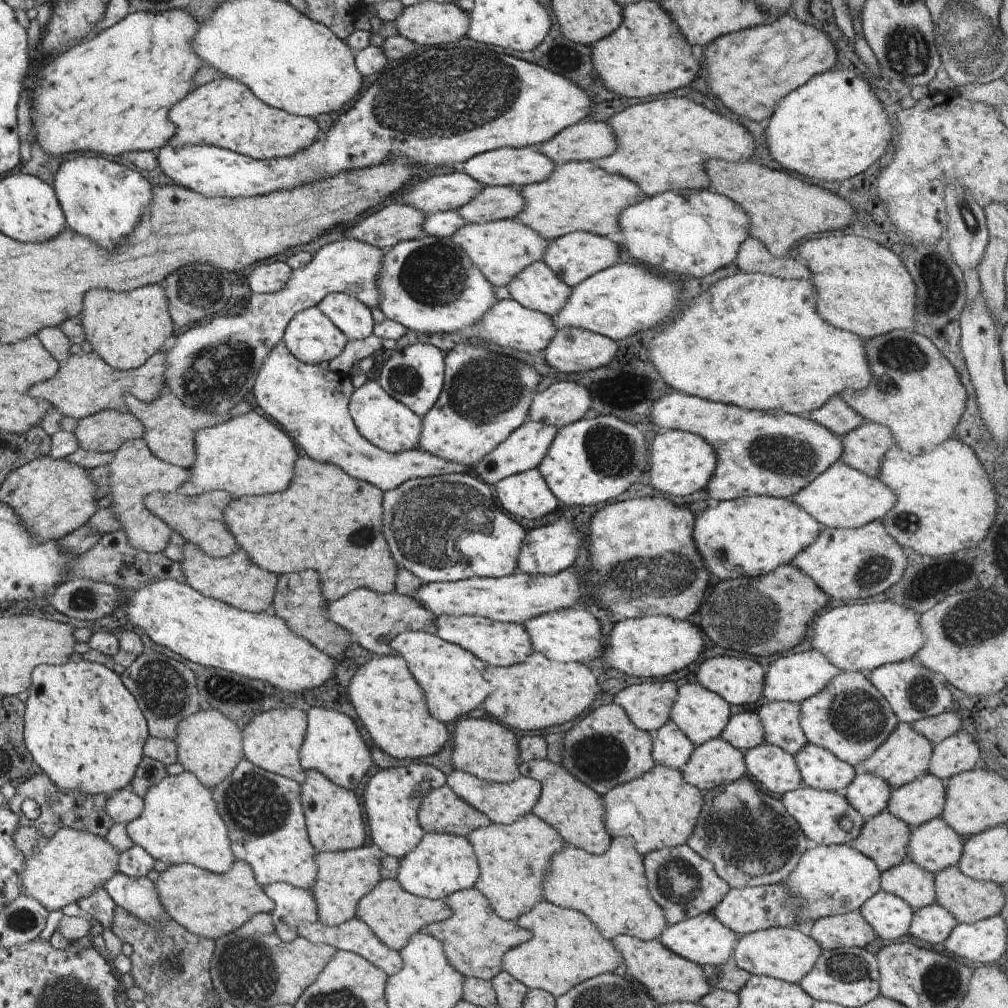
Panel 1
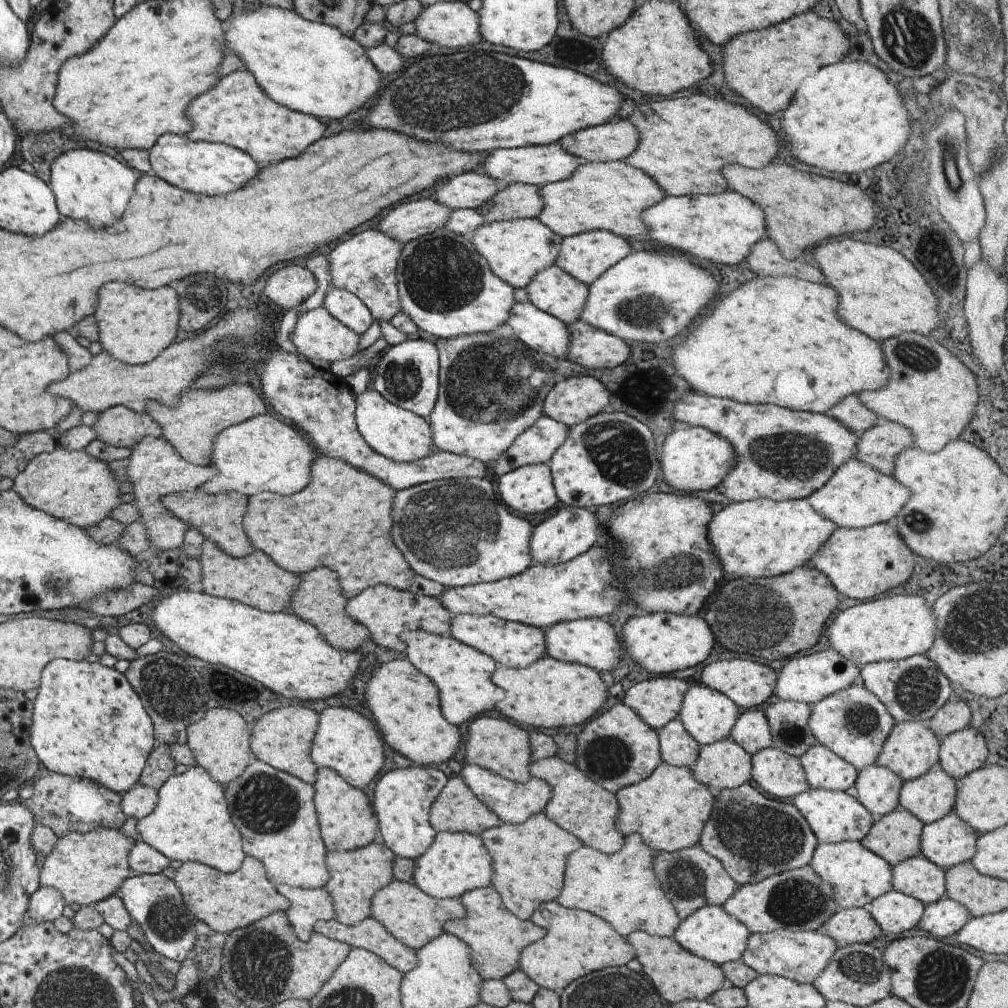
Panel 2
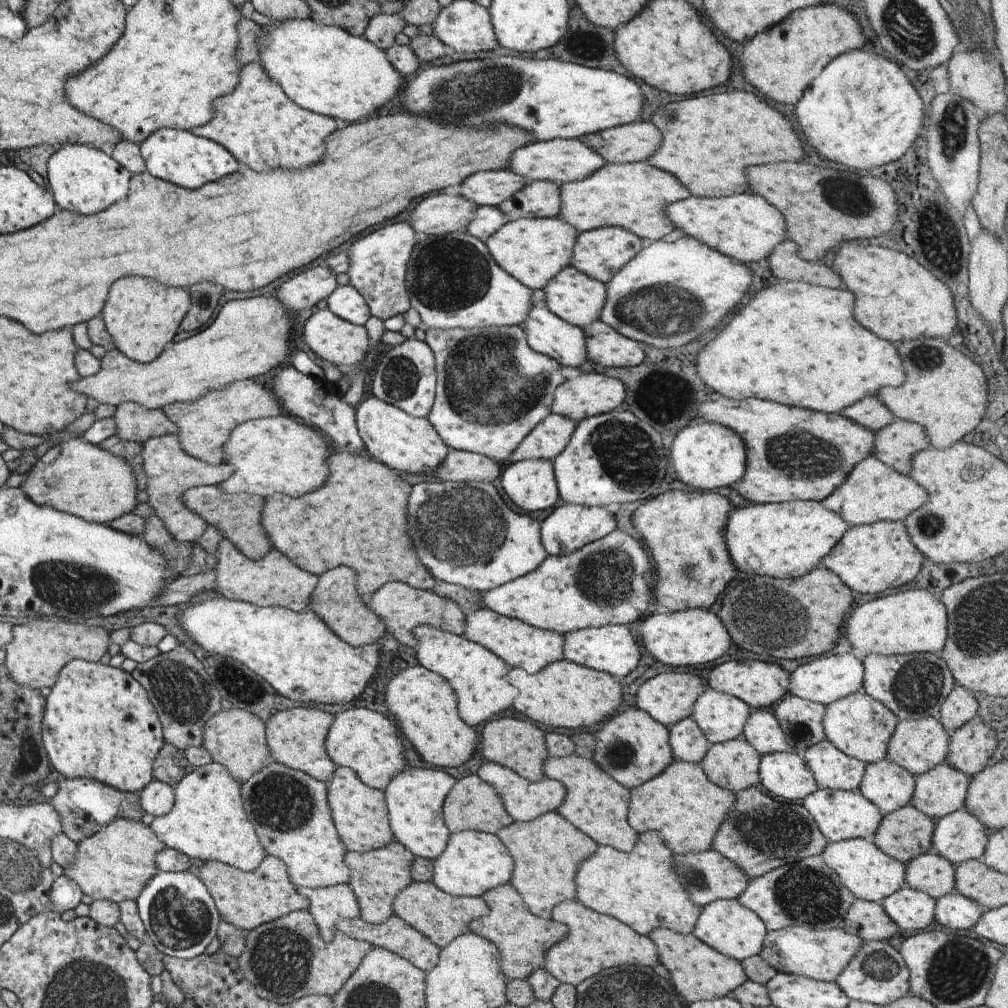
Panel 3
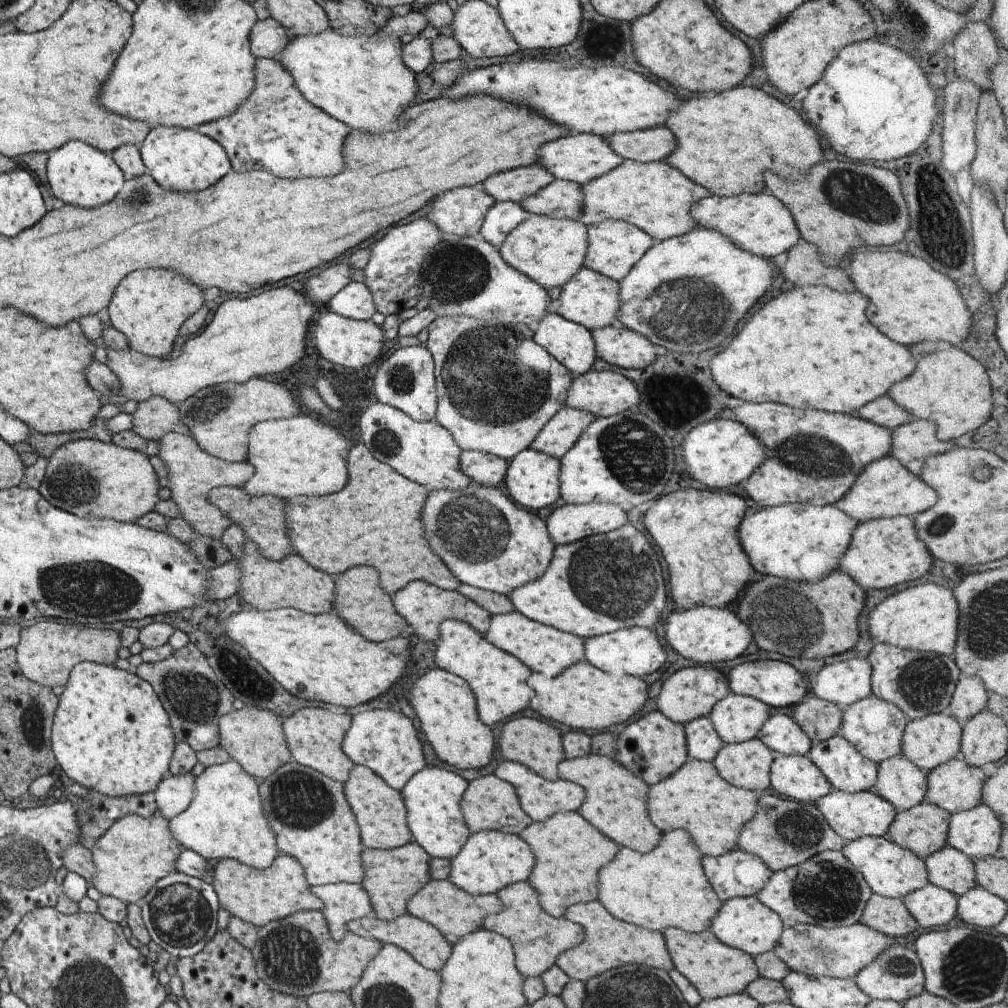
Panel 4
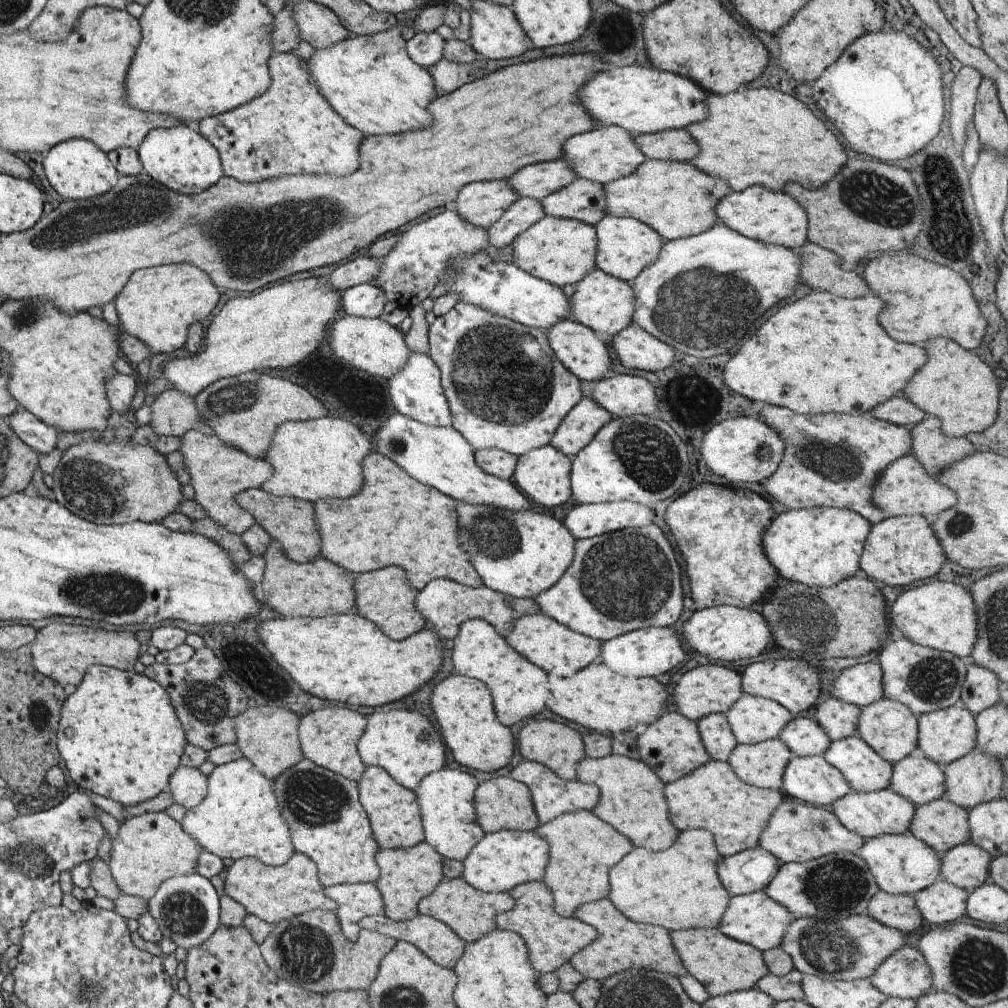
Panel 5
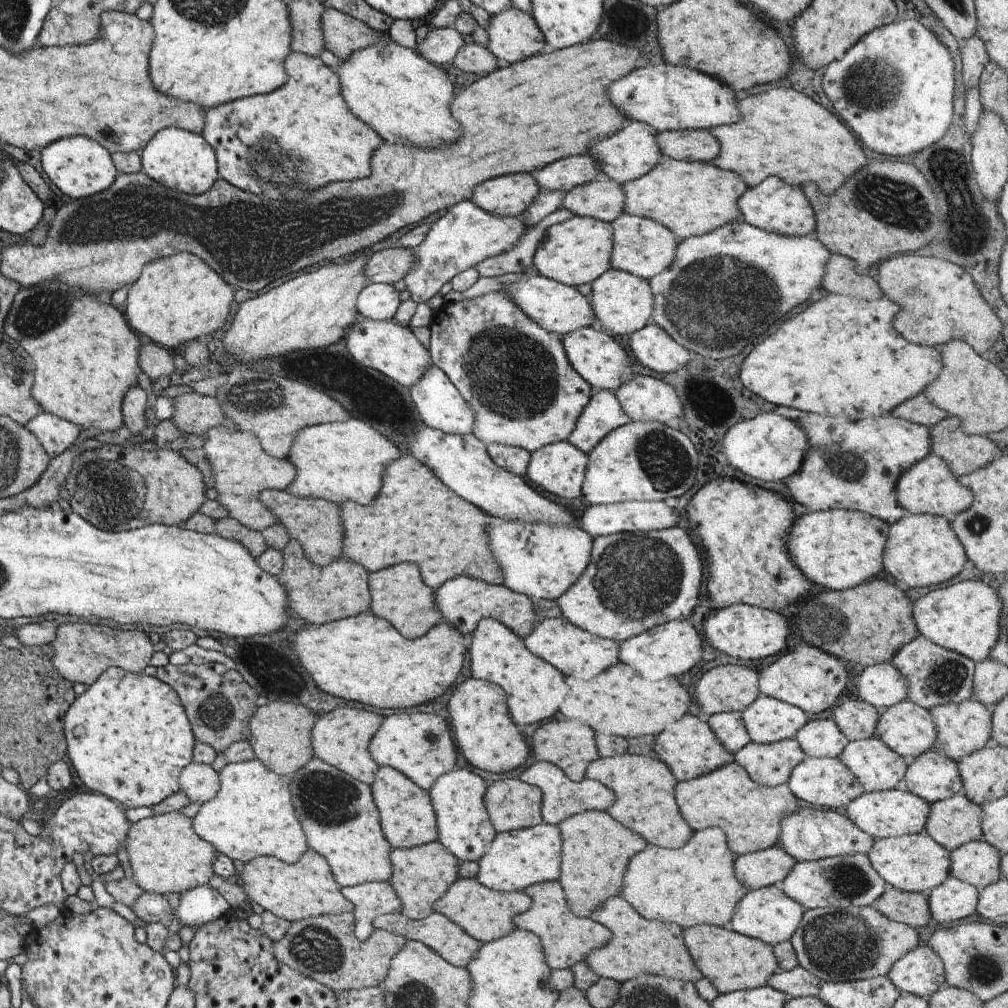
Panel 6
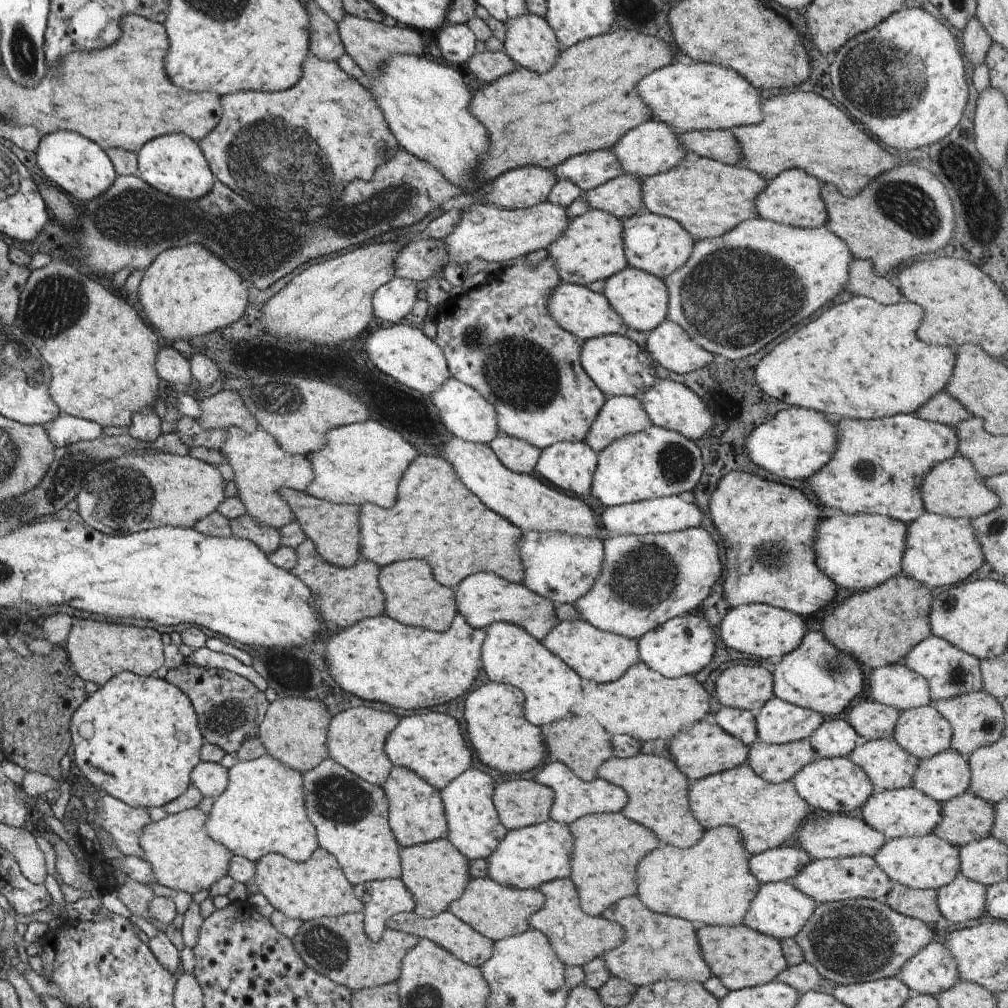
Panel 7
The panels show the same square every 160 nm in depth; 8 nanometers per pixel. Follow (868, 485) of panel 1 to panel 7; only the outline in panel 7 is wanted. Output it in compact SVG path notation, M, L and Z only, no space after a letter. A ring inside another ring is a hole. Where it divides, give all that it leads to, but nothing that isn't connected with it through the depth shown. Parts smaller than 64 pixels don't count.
M960 454L934 465L925 476L921 487L926 512L971 520L992 512L999 506L1000 497L991 491L984 481L985 478L978 472L974 463Z

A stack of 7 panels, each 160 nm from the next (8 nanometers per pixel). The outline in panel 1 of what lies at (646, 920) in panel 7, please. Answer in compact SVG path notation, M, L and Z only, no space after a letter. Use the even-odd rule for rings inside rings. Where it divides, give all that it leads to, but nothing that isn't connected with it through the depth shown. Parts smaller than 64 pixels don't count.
M543 900L515 923L530 930L532 937L502 956L502 971L508 972L529 990L543 989L555 998L560 997L586 980L613 973L622 962L612 941L603 938L590 918L582 912Z

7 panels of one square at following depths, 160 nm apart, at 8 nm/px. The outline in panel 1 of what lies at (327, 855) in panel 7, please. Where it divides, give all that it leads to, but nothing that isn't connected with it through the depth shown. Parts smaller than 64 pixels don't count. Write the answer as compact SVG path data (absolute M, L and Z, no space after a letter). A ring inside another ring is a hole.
M237 860L234 862L233 868L224 874L212 873L190 863L168 865L164 872L160 872L154 882L154 888L158 890L160 904L170 919L182 925L188 932L215 942L222 936L237 931L259 913L272 913L276 910L276 905L270 900L264 888L258 885L256 874L250 868L250 864Z

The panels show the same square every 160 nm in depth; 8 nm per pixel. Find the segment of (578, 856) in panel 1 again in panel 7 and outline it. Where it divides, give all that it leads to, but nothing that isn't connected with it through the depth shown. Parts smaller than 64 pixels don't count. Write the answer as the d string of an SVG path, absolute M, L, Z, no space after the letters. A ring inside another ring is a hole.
M724 825L705 831L704 836L688 850L664 846L649 852L637 866L637 892L640 900L654 912L700 922L703 925L733 927L742 925L760 882L749 869L751 854L746 850L737 828Z

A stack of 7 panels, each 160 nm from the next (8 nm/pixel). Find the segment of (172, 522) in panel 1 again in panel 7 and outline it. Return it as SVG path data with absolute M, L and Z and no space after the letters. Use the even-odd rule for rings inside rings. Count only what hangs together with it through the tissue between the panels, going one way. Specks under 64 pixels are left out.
M282 487L280 493L293 509L296 521L301 524L304 534L316 546L317 551L329 563L338 567L350 568L354 566L362 556L358 552L360 548L359 505L341 505L316 498L306 491Z

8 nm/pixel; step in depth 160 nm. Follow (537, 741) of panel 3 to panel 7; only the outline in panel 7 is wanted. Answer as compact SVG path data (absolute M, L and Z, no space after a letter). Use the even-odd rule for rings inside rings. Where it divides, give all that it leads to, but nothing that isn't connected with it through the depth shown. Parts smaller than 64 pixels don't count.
M572 714L570 718L551 724L545 735L545 744L551 760L563 762L578 778L591 781L598 778L597 772L602 764L614 756L611 738L612 734L602 728L595 718L588 716L583 719Z

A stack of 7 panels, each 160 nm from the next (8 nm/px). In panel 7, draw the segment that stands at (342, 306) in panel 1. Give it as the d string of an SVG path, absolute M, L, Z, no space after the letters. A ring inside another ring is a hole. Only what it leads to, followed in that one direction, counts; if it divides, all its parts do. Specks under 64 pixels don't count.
M394 277L383 284L373 296L373 314L378 323L398 324L412 312L418 299L416 281Z

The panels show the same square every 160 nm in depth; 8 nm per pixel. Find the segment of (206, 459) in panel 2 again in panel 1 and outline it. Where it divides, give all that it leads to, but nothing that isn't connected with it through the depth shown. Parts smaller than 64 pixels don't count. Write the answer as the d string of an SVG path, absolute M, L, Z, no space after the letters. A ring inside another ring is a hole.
M165 391L160 398L154 402L141 402L138 398L128 395L126 396L127 408L132 416L136 416L138 420L145 426L145 436L143 440L149 445L157 457L172 465L180 466L180 468L190 469L197 461L196 435L199 431L210 426L221 424L224 420L232 418L232 416L241 416L251 412L252 406L248 402L242 401L236 408L228 412L226 416L218 414L210 414L199 408L190 408L189 405L182 404L173 393Z

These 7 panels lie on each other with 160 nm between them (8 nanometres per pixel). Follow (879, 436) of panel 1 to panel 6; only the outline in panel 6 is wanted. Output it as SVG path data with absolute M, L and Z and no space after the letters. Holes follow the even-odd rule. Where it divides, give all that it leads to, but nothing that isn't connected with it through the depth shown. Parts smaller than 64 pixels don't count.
M950 415L931 429L931 454L944 459L958 478L1005 454L987 435L967 435L962 426L957 416Z

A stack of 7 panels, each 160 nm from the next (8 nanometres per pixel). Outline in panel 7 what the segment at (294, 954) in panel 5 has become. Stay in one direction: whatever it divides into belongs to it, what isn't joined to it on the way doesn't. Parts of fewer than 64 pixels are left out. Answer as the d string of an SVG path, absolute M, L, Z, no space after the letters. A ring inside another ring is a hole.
M363 912L303 921L291 939L301 959L311 969L350 990L377 987L397 981L404 956L420 940L413 934L387 928L382 938L374 942L365 933Z

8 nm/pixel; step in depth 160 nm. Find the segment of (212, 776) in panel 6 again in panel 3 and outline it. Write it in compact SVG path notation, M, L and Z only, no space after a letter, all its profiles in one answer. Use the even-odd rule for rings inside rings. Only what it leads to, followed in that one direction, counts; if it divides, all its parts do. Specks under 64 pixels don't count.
M154 780L140 792L142 808L155 817L168 814L176 800L175 788L171 784Z

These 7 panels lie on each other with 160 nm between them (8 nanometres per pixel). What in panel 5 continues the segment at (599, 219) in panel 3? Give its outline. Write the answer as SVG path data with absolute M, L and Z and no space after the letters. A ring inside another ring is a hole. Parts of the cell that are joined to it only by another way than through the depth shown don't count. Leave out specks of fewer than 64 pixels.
M646 159L630 176L616 179L603 185L606 195L605 214L617 217L632 217L654 229L665 241L703 233L720 222L715 213L720 199L734 192L722 177L713 177L689 162L662 159Z

